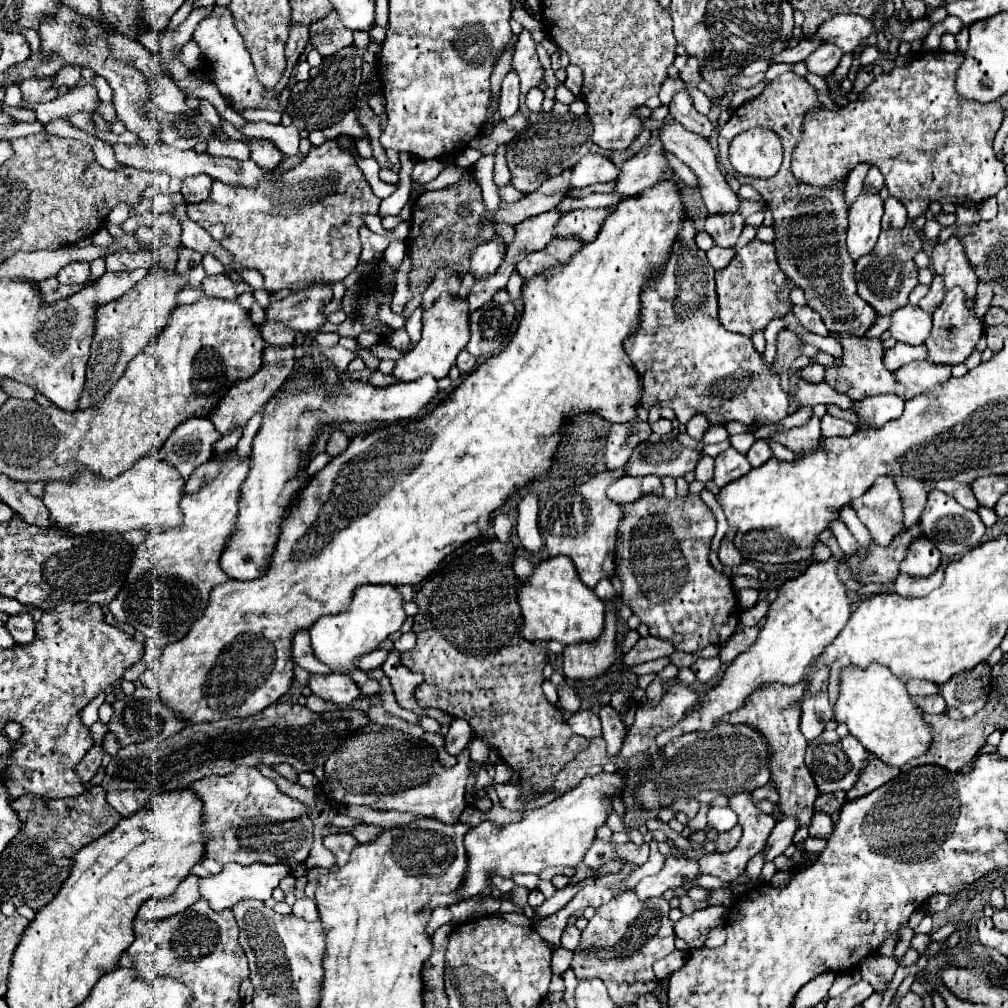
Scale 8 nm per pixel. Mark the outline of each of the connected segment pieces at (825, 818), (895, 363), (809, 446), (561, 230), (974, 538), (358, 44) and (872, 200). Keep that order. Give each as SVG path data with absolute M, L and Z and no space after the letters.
M816 812L812 822L810 822L810 836L812 838L822 838L822 840L830 840L834 832L834 824L830 820L828 814L824 812Z
M898 342L894 348L886 350L884 354L884 364L888 366L888 370L896 372L900 366L912 362L912 360L924 360L926 358L926 346L910 346L904 342Z
M812 416L804 426L790 428L786 432L774 432L772 434L774 442L780 442L794 450L796 454L806 454L818 446L820 440L820 418Z
M584 208L584 210L572 210L568 214L564 214L558 224L554 226L556 236L576 236L582 242L592 242L596 238L596 234L600 232L600 226L604 224L604 218L608 218L608 214L612 212L612 208Z
M930 490L928 492L928 500L926 500L926 508L920 516L920 524L924 522L924 536L930 538L936 548L950 556L950 558L958 558L962 554L966 554L968 550L972 550L974 546L978 546L980 538L986 532L986 526L982 524L980 516L972 510L966 510L964 506L960 506L952 496L944 494L942 490Z
M356 31L354 32L354 42L353 47L360 54L360 56L363 56L363 54L368 49L368 45L370 43L370 38L368 32L364 31Z
M862 190L860 196L854 200L848 212L848 252L854 260L868 254L880 234L880 220L882 220L882 200L874 190Z

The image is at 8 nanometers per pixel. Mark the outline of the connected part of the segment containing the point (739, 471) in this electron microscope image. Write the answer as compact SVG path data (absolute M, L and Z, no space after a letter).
M728 448L726 452L716 456L716 468L714 468L714 482L718 484L718 488L722 488L724 484L738 480L740 476L744 476L752 466L748 464L746 456L736 452L734 448Z

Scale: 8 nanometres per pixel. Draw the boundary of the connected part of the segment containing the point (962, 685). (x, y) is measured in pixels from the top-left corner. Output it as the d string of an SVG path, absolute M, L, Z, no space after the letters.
M986 662L976 664L964 674L956 674L946 684L940 686L940 696L944 696L948 706L958 708L964 716L974 716L980 710L988 696L990 666Z

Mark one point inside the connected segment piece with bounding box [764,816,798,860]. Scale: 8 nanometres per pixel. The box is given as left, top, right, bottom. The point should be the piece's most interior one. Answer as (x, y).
(781, 837)

